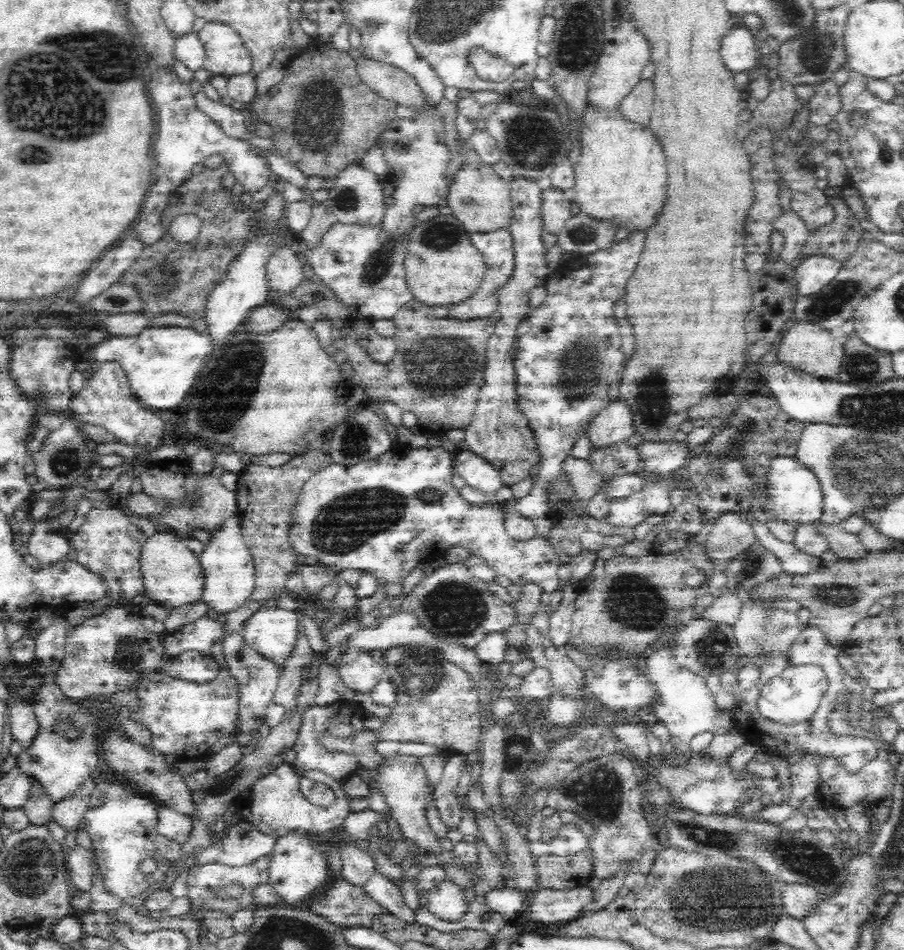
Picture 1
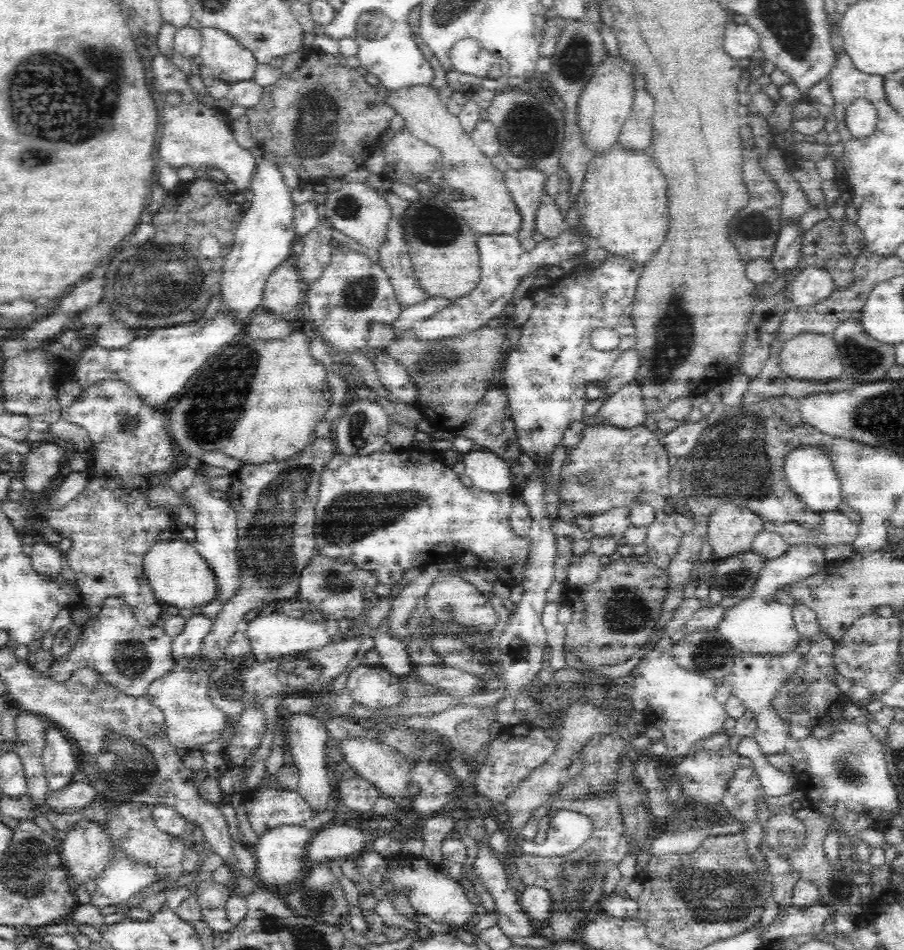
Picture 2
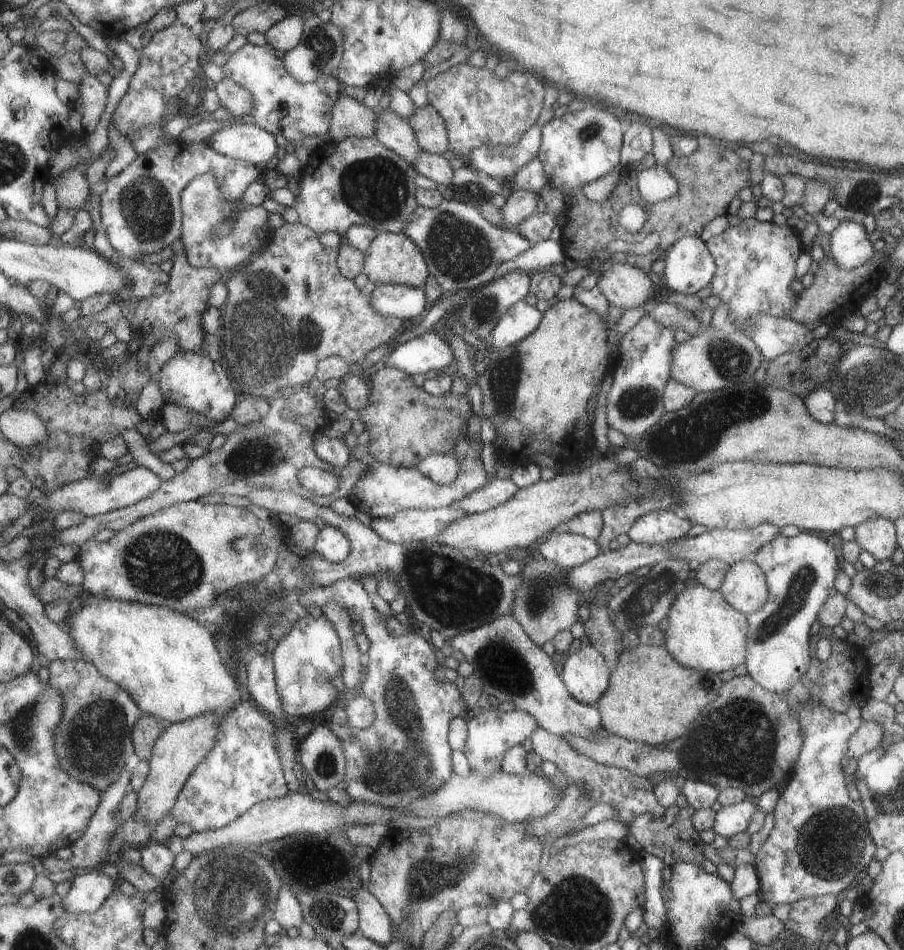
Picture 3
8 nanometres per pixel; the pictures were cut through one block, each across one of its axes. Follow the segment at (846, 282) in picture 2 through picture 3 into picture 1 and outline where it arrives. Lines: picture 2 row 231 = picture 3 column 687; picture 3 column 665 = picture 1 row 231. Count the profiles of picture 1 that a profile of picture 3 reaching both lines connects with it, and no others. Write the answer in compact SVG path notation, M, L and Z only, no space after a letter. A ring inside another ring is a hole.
M827 197L827 204L834 209L835 217L832 222L808 234L804 246L800 248L798 262L792 264L794 269L810 255L828 255L838 259L843 265L843 262L852 256L859 240L862 239L865 230L850 211L843 197Z

